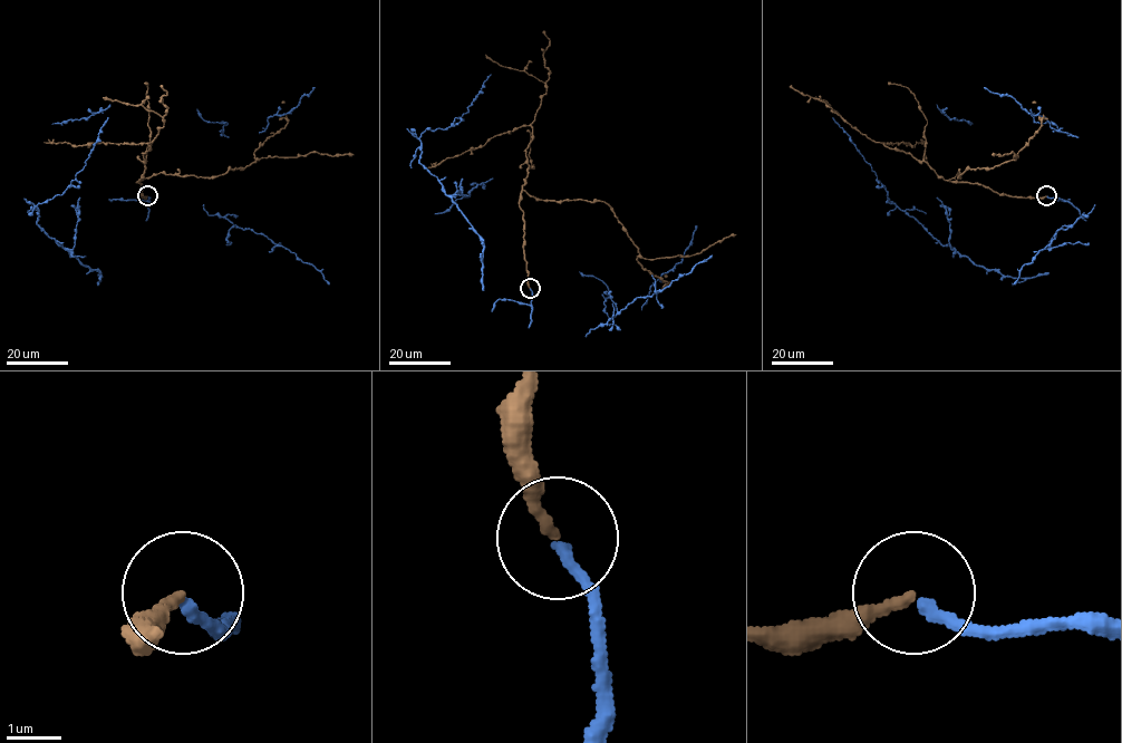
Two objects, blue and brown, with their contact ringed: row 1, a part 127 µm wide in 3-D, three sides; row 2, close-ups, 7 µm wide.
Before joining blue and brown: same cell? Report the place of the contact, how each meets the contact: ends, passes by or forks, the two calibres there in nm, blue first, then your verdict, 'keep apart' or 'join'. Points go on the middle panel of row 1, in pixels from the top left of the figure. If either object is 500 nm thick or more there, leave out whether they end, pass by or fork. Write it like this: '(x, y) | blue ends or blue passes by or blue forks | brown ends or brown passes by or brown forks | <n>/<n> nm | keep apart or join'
(530, 288) | blue ends | brown ends | 220/200 nm | join

